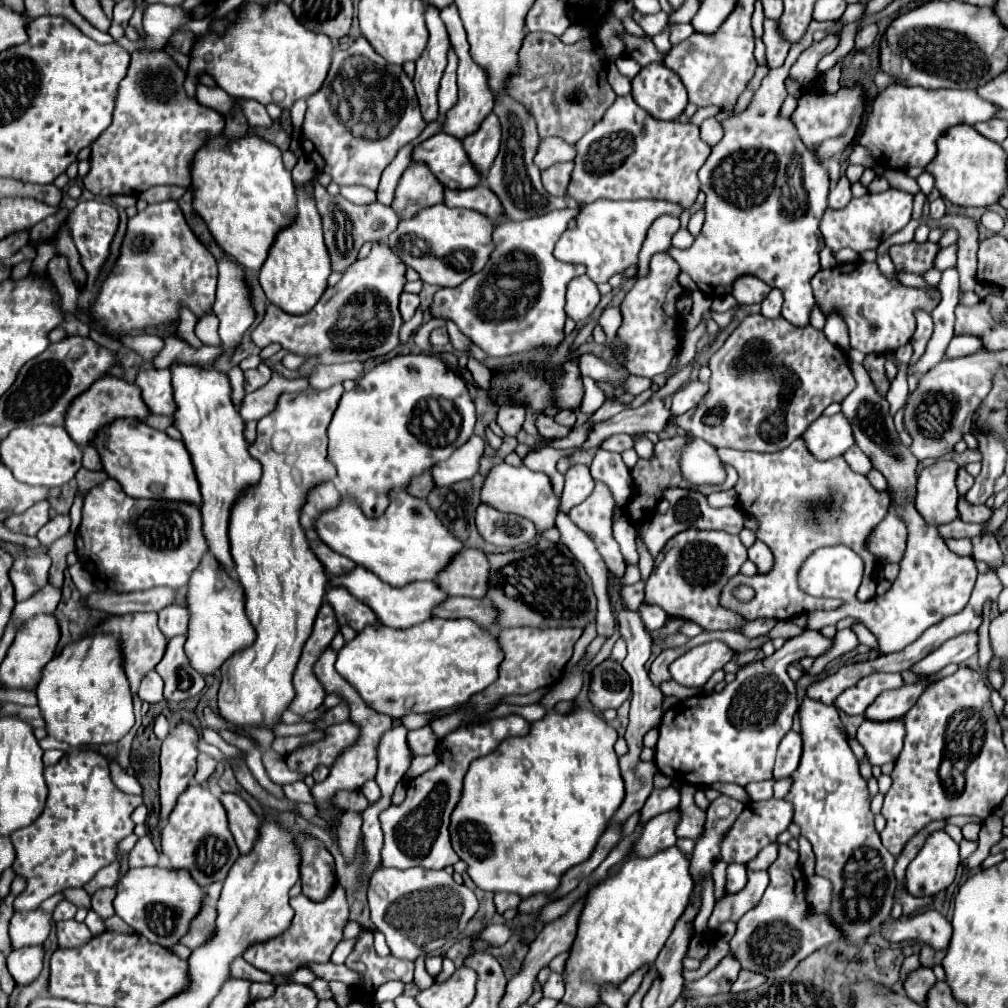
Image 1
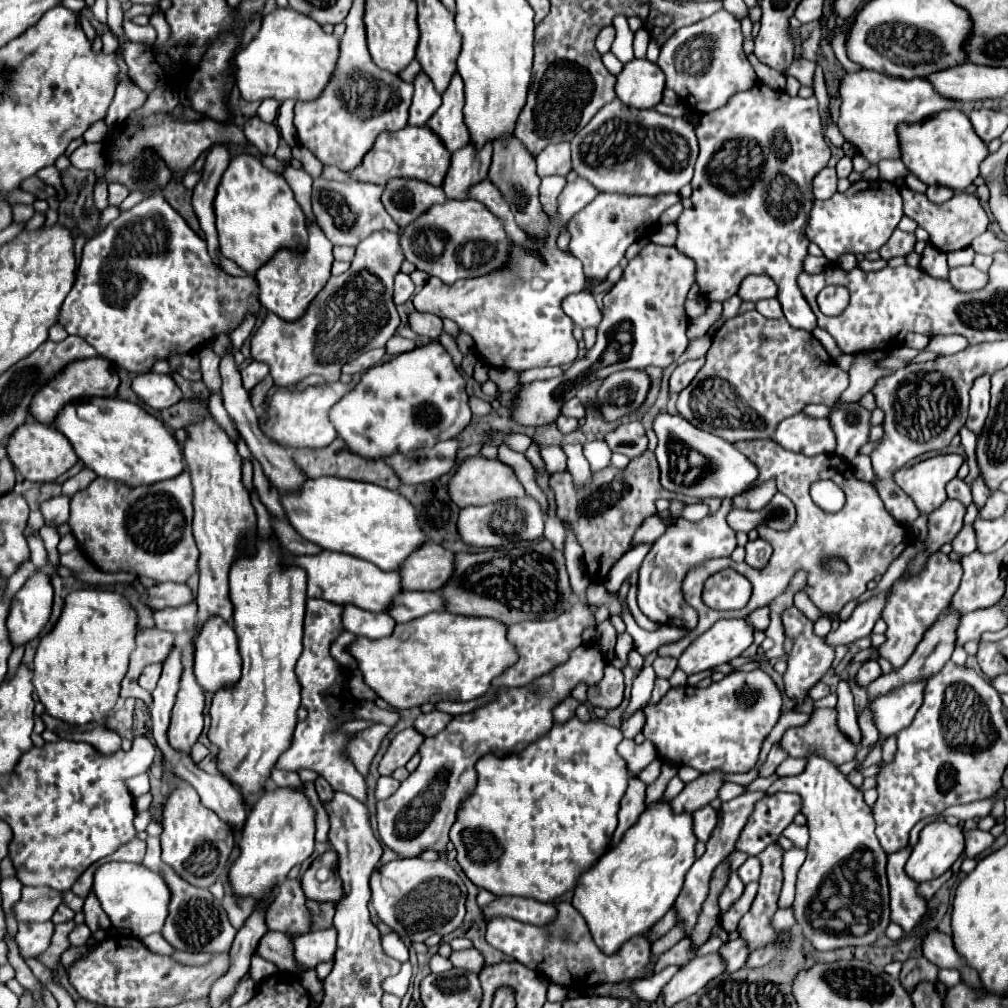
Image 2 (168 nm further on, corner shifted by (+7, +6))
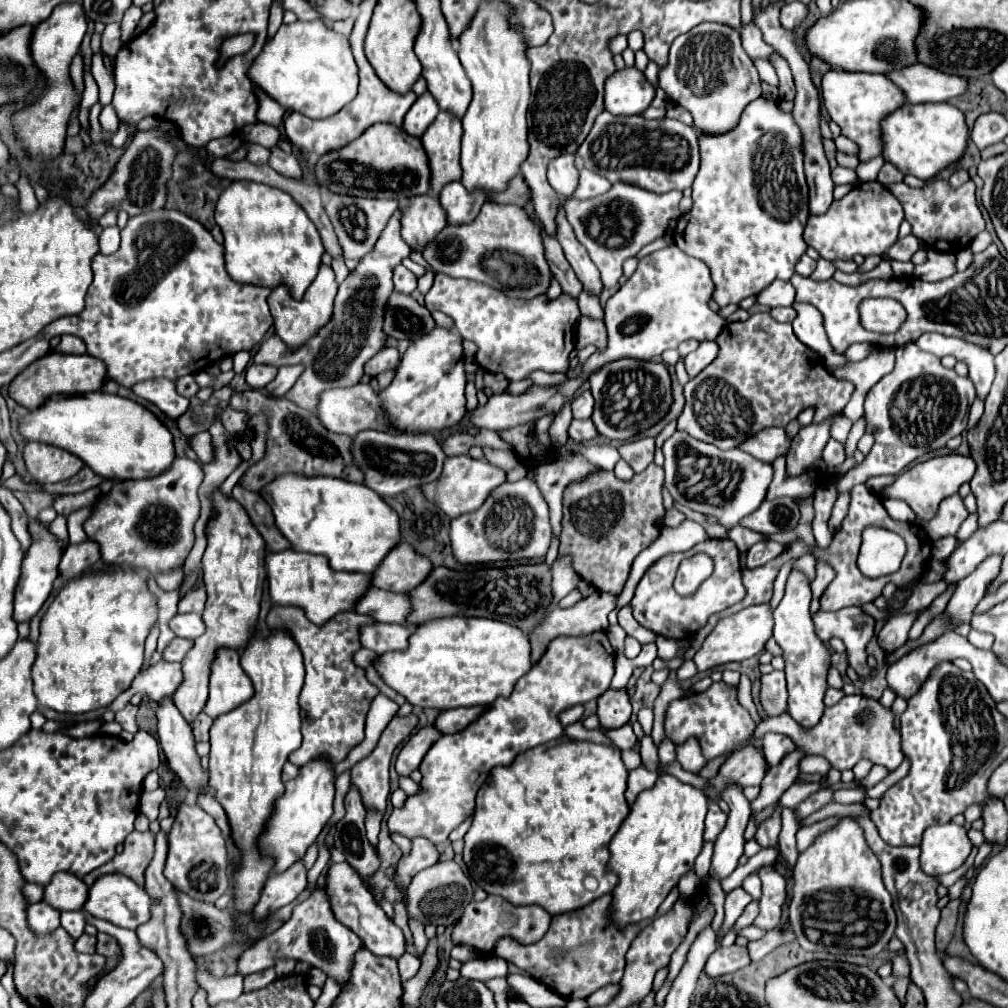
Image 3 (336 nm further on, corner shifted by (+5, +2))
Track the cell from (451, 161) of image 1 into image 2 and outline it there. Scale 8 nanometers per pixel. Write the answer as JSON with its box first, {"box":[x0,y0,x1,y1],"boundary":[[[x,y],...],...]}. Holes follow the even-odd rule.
{"box":[349,126,451,186],"boundary":[[[407,126],[397,132],[381,132],[373,148],[365,154],[365,160],[361,160],[361,166],[349,172],[349,178],[365,184],[377,184],[377,186],[385,186],[393,178],[413,178],[413,180],[427,182],[431,186],[441,186],[449,162],[451,162],[451,154],[427,126],[421,128]]]}

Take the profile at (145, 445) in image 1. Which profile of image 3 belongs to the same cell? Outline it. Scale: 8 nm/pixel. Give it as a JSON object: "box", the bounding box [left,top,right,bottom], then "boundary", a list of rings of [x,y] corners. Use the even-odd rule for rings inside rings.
{"box":[19,392,175,480],"boundary":[[[93,392],[93,394],[83,394],[83,396],[51,396],[41,408],[33,410],[19,422],[19,432],[27,440],[37,440],[51,446],[59,446],[79,456],[95,474],[103,478],[113,478],[113,480],[155,478],[163,474],[165,470],[169,470],[175,460],[173,436],[153,412],[149,412],[147,408],[143,408],[141,404],[129,398],[121,398],[121,396],[105,394],[105,392]]]}

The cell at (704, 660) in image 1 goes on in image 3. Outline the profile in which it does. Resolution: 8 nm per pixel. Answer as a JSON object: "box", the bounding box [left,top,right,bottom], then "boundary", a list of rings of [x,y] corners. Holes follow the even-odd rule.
{"box":[693,604,773,672],"boundary":[[[759,604],[759,606],[745,608],[739,614],[733,614],[729,618],[723,618],[723,620],[717,622],[713,632],[705,638],[703,646],[695,654],[693,662],[695,662],[699,672],[707,672],[715,666],[747,660],[747,658],[763,652],[763,646],[771,638],[771,632],[773,632],[773,616],[771,616],[769,604]]]}

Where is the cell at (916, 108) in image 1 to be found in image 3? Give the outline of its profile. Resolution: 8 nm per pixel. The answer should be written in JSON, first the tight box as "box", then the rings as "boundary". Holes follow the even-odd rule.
{"box":[821,68,907,162],"boundary":[[[839,68],[823,76],[821,100],[831,120],[839,124],[841,134],[859,146],[859,160],[863,162],[883,154],[881,122],[907,102],[903,90],[897,88],[887,76],[869,72],[847,72]]]}

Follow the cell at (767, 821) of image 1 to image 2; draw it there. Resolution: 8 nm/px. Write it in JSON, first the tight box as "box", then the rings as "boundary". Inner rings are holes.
{"box":[735,792,801,856],"boundary":[[[777,792],[757,802],[755,812],[749,816],[735,848],[751,856],[777,842],[779,834],[793,822],[795,814],[801,812],[801,798],[797,794]]]}

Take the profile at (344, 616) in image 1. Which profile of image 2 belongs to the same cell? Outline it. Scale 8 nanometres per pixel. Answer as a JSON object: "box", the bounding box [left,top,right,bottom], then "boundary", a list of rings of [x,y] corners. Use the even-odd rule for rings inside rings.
{"box":[343,606,395,640],"boundary":[[[345,606],[343,626],[347,632],[353,632],[355,636],[377,640],[377,638],[391,636],[395,628],[395,620],[385,612],[373,616],[373,612],[365,612],[357,606]]]}

